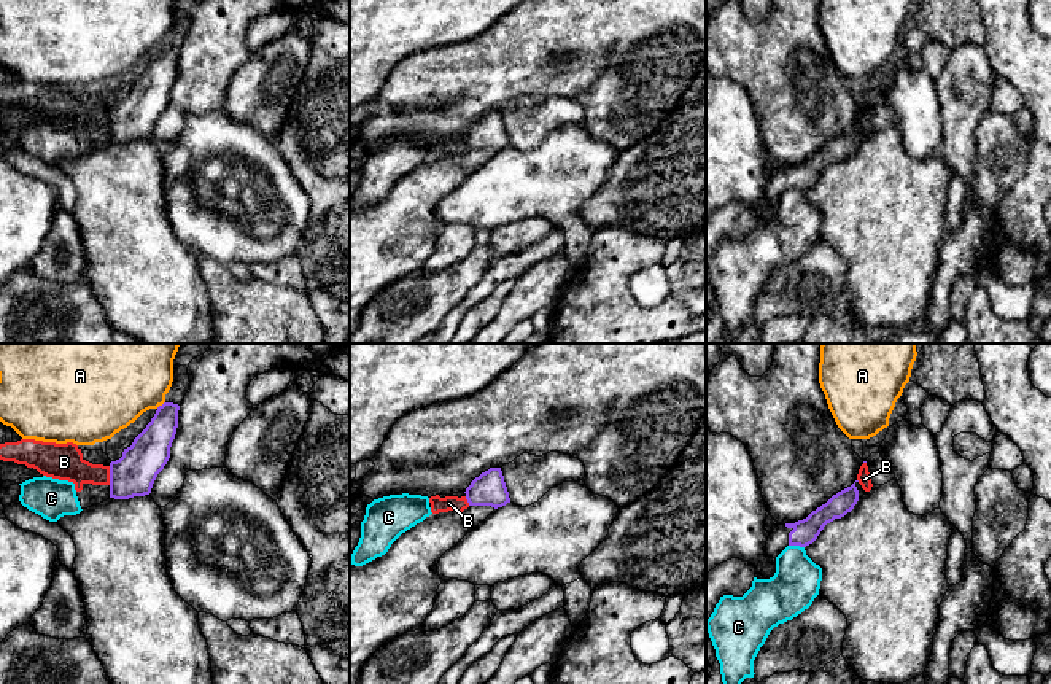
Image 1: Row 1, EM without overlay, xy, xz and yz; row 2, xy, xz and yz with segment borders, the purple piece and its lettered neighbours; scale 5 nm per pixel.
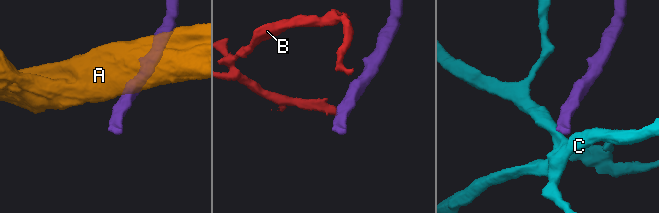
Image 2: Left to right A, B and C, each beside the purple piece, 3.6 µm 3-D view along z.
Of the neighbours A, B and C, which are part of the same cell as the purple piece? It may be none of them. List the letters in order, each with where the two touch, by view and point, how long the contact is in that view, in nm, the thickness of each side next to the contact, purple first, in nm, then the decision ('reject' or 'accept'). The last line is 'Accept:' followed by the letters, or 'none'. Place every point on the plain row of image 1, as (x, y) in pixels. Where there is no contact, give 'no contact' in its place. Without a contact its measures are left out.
A: xy (159, 50) | 60 nm | 200/360 nm | reject
B: xy (110, 120) | 100 nm | 220/190 nm | reject
C: yz (797, 188) | 80 nm | 130/240 nm | reject
Accept: none

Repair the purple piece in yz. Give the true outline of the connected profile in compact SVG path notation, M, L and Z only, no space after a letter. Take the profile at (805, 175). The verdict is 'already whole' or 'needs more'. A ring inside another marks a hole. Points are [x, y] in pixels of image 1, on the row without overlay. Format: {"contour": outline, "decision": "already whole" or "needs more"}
{"contour": "M855 126L833 138L825 148L795 167L778 169L768 180L766 199L776 202L787 189L806 191L812 188L824 170L844 161L859 145Z", "decision": "needs more"}

